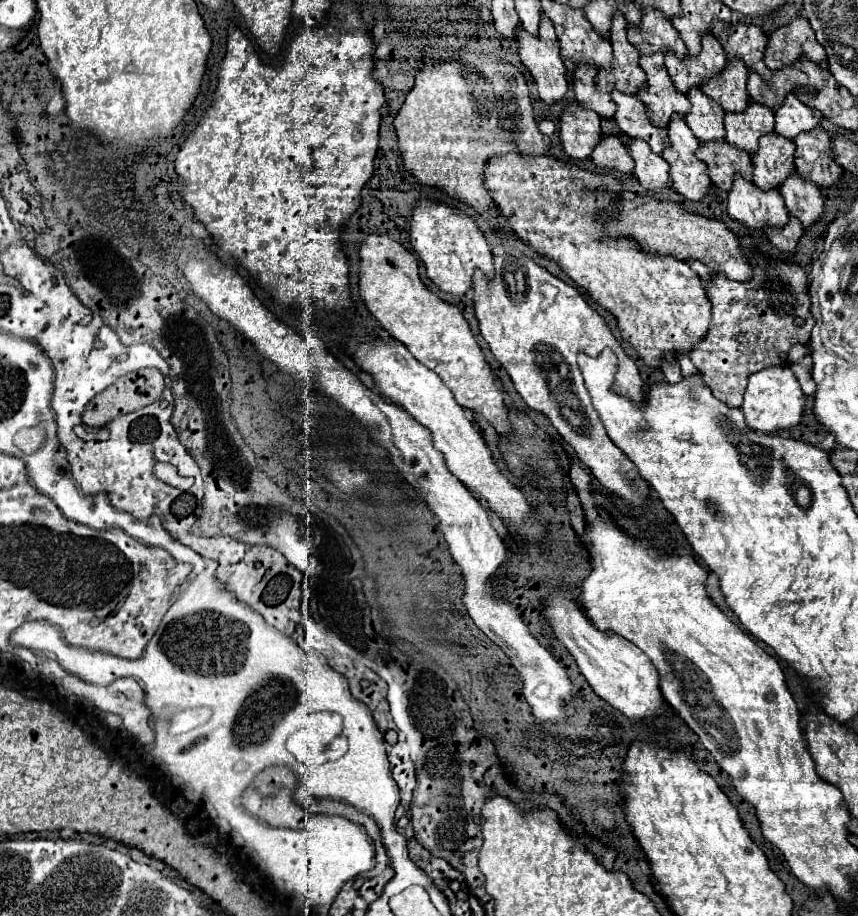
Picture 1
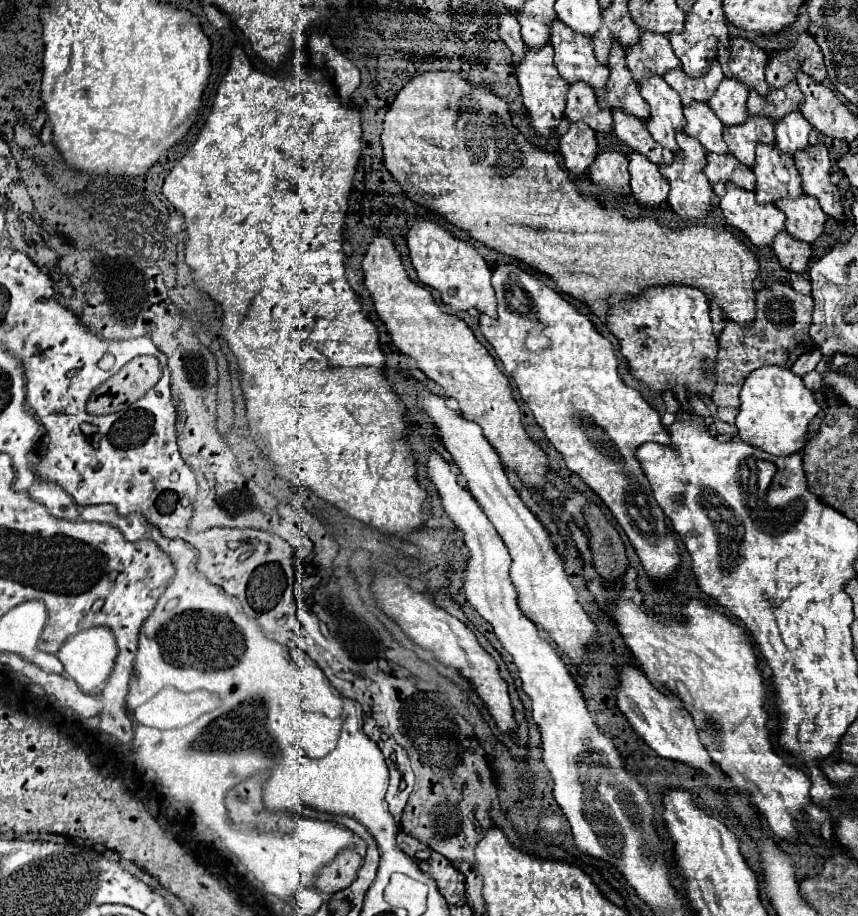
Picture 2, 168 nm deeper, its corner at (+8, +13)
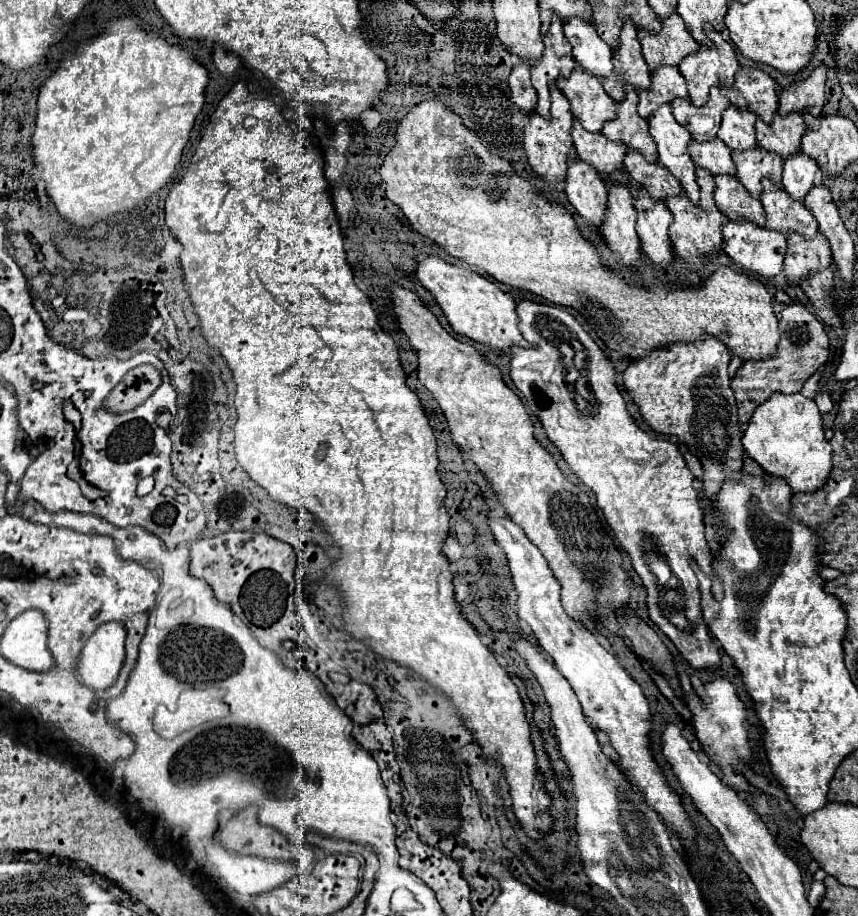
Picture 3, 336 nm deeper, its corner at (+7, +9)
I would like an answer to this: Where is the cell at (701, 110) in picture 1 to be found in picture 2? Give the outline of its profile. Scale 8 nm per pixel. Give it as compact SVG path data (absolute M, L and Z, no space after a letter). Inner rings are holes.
M692 102L688 108L684 108L684 118L686 118L684 132L696 138L708 152L714 152L714 154L728 152L728 146L722 140L724 126L716 118L716 114L712 114L708 104Z

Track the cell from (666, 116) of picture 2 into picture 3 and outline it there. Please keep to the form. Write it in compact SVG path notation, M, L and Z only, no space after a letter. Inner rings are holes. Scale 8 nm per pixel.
M661 104L649 116L649 132L657 142L659 162L673 172L687 196L697 204L699 186L695 180L695 164L687 152L691 134L675 120L671 104Z

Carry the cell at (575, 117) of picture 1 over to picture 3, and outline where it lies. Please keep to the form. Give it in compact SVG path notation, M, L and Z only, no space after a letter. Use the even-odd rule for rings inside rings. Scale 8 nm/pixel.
M575 156L575 160L569 160L565 184L567 200L575 206L575 210L585 218L589 226L601 228L607 184L597 174L597 170L579 156Z

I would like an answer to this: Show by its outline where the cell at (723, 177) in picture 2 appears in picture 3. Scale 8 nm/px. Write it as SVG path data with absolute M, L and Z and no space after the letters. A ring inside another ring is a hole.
M719 174L715 178L715 192L713 192L717 208L729 220L757 220L757 224L765 222L765 210L759 198L749 196L745 186L739 184L737 176Z

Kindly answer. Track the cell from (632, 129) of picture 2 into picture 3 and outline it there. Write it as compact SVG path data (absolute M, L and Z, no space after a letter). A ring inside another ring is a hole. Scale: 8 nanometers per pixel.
M627 148L623 164L629 170L631 178L639 184L645 184L645 188L649 188L657 200L665 200L669 194L681 192L681 184L677 178L673 178L669 168L661 166L659 162L647 162L645 156L635 148Z

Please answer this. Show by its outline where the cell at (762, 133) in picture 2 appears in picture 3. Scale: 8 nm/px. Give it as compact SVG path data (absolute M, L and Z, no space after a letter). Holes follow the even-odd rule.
M755 146L751 150L731 152L735 168L737 168L737 178L739 182L753 194L761 196L761 180L769 176L775 184L781 184L781 172L783 172L783 158L777 152L769 152L763 146Z

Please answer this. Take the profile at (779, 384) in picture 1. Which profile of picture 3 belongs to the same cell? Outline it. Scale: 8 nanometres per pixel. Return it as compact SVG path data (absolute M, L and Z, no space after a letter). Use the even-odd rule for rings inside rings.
M771 394L753 412L743 434L745 452L769 474L785 476L793 492L813 492L825 484L831 472L831 448L823 434L821 412L811 398L803 394Z

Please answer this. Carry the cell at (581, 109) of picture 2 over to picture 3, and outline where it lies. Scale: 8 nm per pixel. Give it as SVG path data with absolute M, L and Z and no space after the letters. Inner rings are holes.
M573 118L571 138L577 154L593 164L599 174L611 174L615 168L623 164L625 148L619 142L607 140L601 132L589 132L581 126L579 118Z

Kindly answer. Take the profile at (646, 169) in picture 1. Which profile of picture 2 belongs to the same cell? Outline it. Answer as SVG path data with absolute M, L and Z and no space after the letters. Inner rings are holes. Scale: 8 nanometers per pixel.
M632 152L630 154L630 186L632 186L632 198L642 208L662 210L666 208L668 198L668 182L660 174L658 166L646 160L642 154Z

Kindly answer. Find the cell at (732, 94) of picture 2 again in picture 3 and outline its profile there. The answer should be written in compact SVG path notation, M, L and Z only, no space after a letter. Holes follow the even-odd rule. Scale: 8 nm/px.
M729 106L723 112L723 120L717 138L723 140L731 150L749 150L757 146L755 140L755 114L745 108Z

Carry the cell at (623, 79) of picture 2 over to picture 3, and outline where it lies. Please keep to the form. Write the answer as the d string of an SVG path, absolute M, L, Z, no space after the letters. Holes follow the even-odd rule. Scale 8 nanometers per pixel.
M625 84L625 100L617 102L617 118L607 120L601 130L609 140L621 140L627 146L637 148L647 160L657 160L655 140L649 134L649 124L637 114L637 92Z

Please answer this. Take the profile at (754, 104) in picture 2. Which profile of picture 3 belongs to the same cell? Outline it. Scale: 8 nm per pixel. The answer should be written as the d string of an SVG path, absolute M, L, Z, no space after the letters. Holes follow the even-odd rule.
M775 112L769 124L757 116L755 130L757 142L763 148L773 148L773 152L777 152L779 156L787 156L797 152L801 136L805 132L805 122L801 112L789 112L789 116L781 116L779 112Z

